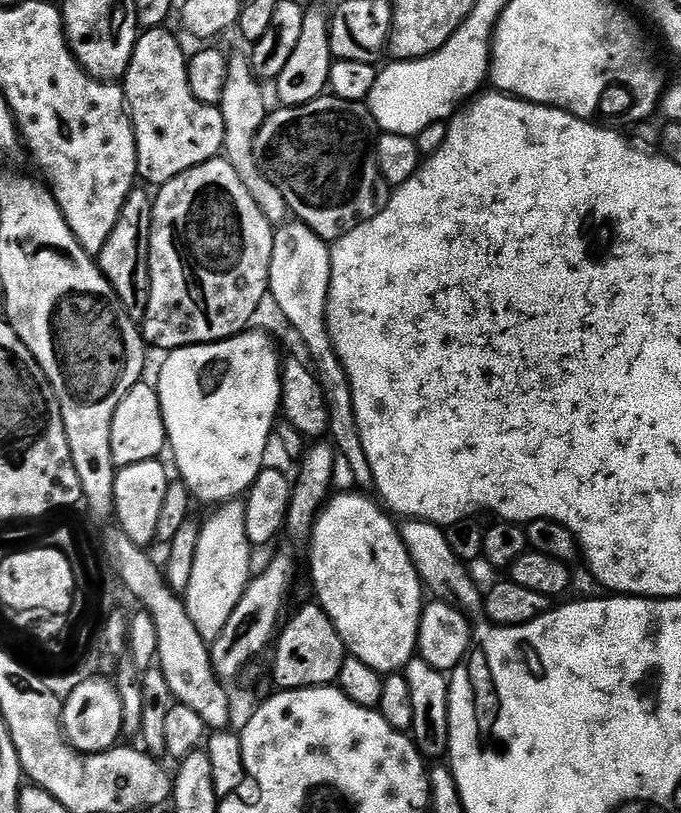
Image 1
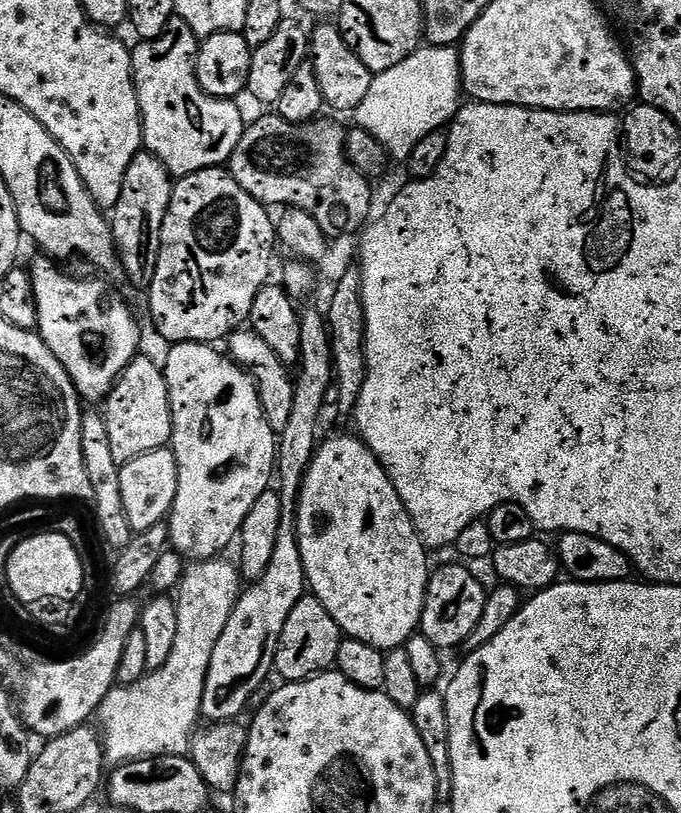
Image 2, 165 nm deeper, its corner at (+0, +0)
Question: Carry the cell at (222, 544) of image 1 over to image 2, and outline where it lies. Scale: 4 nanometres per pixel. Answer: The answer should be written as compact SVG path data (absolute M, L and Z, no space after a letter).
M224 559L197 560L185 567L184 577L178 585L180 597L175 597L174 600L178 614L178 635L174 638L174 650L170 650L170 658L166 658L166 666L151 669L133 684L113 687L101 702L98 728L102 733L104 758L109 765L119 766L132 760L149 760L155 756L189 755L193 735L202 720L200 707L206 674L210 670L210 654L214 654L214 646L218 646L218 638L222 638L222 630L226 630L226 622L242 591L242 573L239 567L233 561L231 564Z

